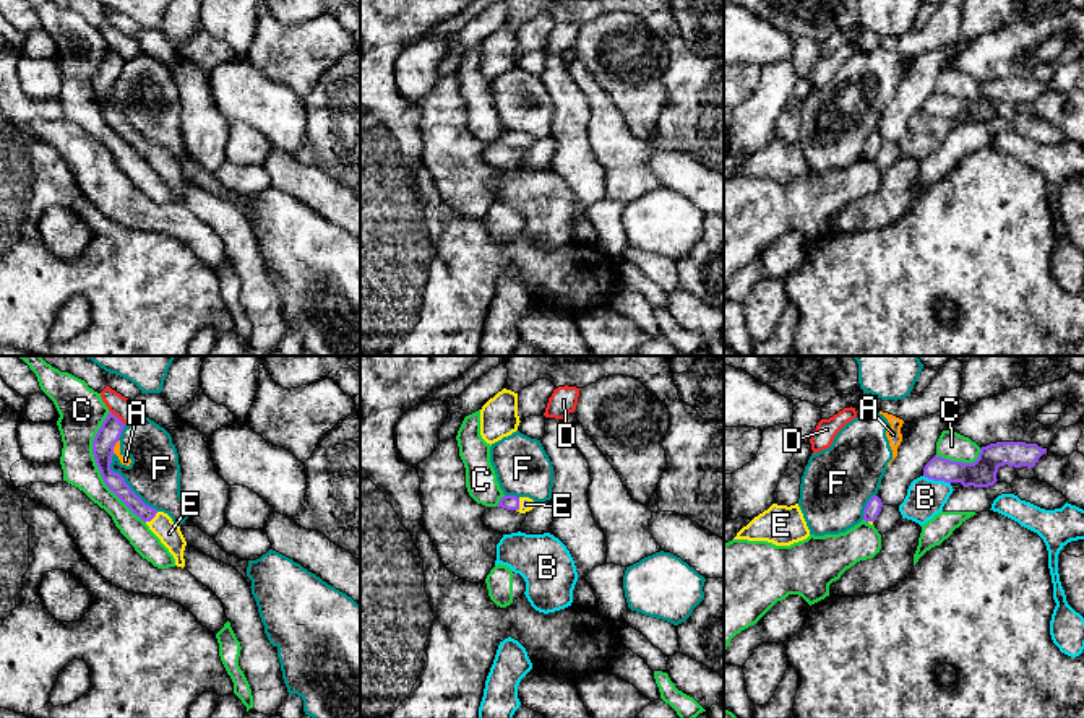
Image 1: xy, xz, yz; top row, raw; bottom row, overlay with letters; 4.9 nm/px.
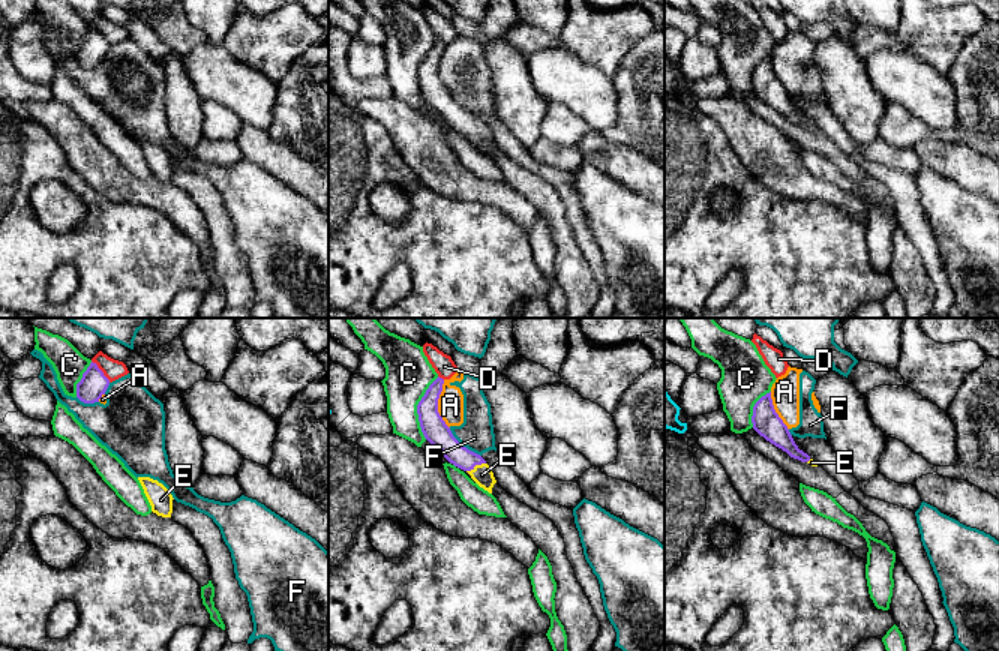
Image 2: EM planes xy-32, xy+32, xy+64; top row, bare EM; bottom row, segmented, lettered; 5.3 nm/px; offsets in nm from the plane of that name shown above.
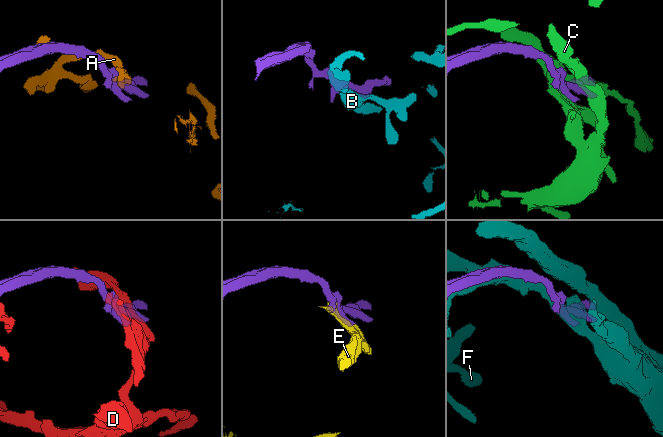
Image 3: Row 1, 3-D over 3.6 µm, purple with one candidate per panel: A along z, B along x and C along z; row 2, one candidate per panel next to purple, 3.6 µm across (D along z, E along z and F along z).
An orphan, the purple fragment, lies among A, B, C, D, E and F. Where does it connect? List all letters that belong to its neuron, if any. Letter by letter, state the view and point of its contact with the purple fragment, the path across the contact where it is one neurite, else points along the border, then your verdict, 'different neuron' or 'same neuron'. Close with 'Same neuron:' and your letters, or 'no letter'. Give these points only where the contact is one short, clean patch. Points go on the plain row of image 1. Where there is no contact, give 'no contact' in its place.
A: contact xy (114, 82); border xy (119, 77), (112, 88); different neuron
B: contact yz (937, 116); different neuron
C: contact xy (98, 103); different neuron
D: contact xy (117, 54); border xy (111, 47), (124, 60); different neuron
E: contact xz (518, 140); same neuron
F: contact xy (127, 121); different neuron
Same neuron: E

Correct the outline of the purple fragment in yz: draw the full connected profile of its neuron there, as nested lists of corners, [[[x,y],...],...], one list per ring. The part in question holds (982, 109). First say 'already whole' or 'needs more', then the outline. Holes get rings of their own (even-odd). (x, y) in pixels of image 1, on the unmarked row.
already whole; [[[996,78],[980,84],[974,99],[951,97],[933,93],[923,104],[923,112],[933,117],[961,119],[964,123],[993,122],[1000,102],[1034,104],[1047,84],[1026,78]]]

